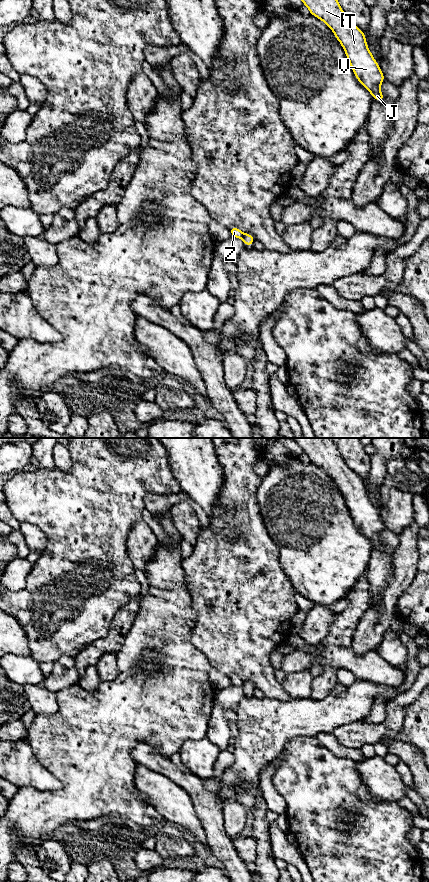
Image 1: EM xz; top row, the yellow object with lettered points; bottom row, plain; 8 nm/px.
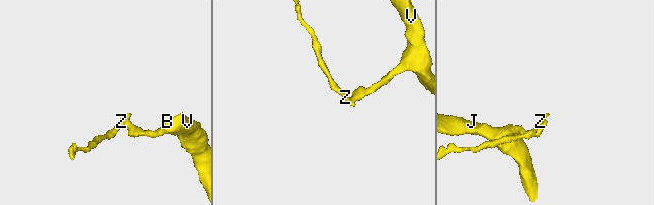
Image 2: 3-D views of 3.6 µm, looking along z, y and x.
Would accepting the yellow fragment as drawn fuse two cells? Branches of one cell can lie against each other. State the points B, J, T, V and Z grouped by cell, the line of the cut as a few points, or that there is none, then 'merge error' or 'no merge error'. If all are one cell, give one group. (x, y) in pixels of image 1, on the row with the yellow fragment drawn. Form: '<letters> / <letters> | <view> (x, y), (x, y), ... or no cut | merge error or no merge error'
B J T V / Z | xz (244, 234), (242, 238) | merge error

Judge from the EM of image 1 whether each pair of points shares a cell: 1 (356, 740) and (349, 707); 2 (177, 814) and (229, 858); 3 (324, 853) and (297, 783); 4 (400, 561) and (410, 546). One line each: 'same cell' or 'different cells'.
1: different cells
2: different cells
3: same cell
4: same cell

